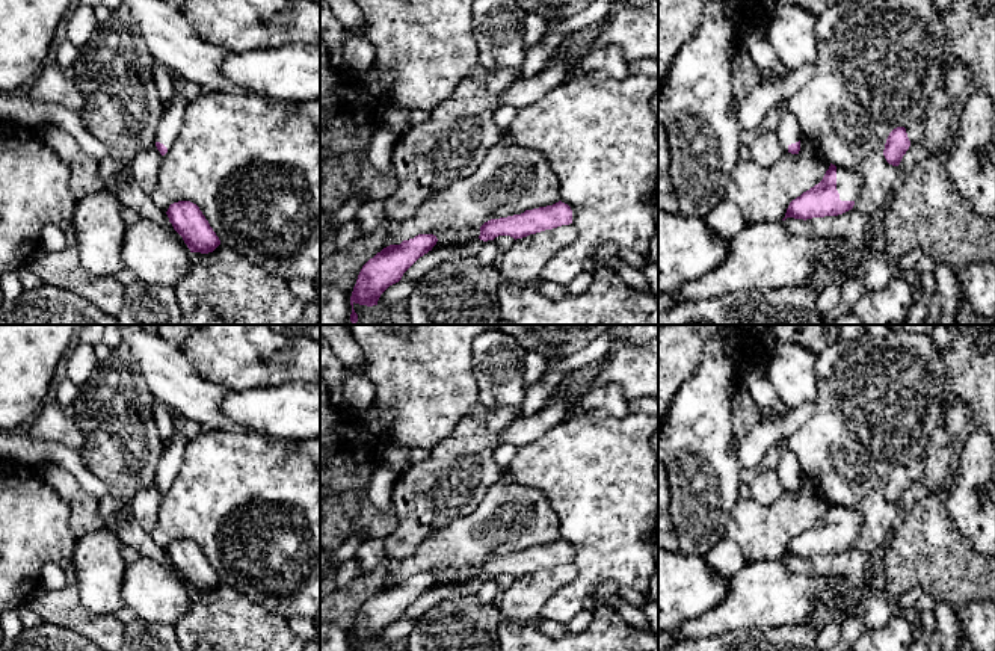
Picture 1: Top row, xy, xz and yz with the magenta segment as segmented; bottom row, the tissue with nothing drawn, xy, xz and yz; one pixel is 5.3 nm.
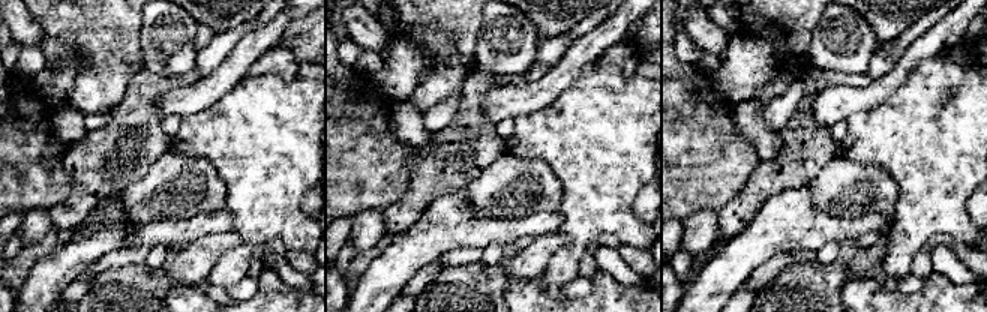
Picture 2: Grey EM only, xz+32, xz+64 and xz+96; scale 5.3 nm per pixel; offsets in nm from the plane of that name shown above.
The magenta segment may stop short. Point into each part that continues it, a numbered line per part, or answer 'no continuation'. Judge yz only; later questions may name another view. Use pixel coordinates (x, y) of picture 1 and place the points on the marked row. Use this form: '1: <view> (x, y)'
1: yz (788, 130)
2: yz (849, 185)

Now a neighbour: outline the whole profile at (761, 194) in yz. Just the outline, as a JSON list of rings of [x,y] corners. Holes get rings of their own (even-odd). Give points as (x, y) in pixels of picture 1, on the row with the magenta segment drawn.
[[[802,133],[800,151],[797,154],[784,153],[781,160],[772,168],[758,166],[753,160],[740,160],[731,174],[725,189],[725,199],[734,202],[744,216],[746,224],[779,222],[785,218],[793,199],[818,184],[830,162],[821,151],[818,142]]]

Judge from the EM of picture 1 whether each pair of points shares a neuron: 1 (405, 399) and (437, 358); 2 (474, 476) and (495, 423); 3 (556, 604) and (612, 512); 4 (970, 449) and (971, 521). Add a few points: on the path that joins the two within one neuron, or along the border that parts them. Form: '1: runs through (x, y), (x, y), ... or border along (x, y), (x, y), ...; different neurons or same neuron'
1: runs through (415, 388), (423, 381), (426, 369); same neuron
2: runs through (474, 462), (474, 444), (482, 437); same neuron
3: runs through (580, 586), (592, 574), (610, 536); same neuron
4: runs through (970, 467), (971, 503); same neuron

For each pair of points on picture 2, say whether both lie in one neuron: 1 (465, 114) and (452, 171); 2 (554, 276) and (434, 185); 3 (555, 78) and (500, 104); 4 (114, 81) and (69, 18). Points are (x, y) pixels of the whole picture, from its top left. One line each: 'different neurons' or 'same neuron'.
1: same neuron
2: different neurons
3: same neuron
4: same neuron

